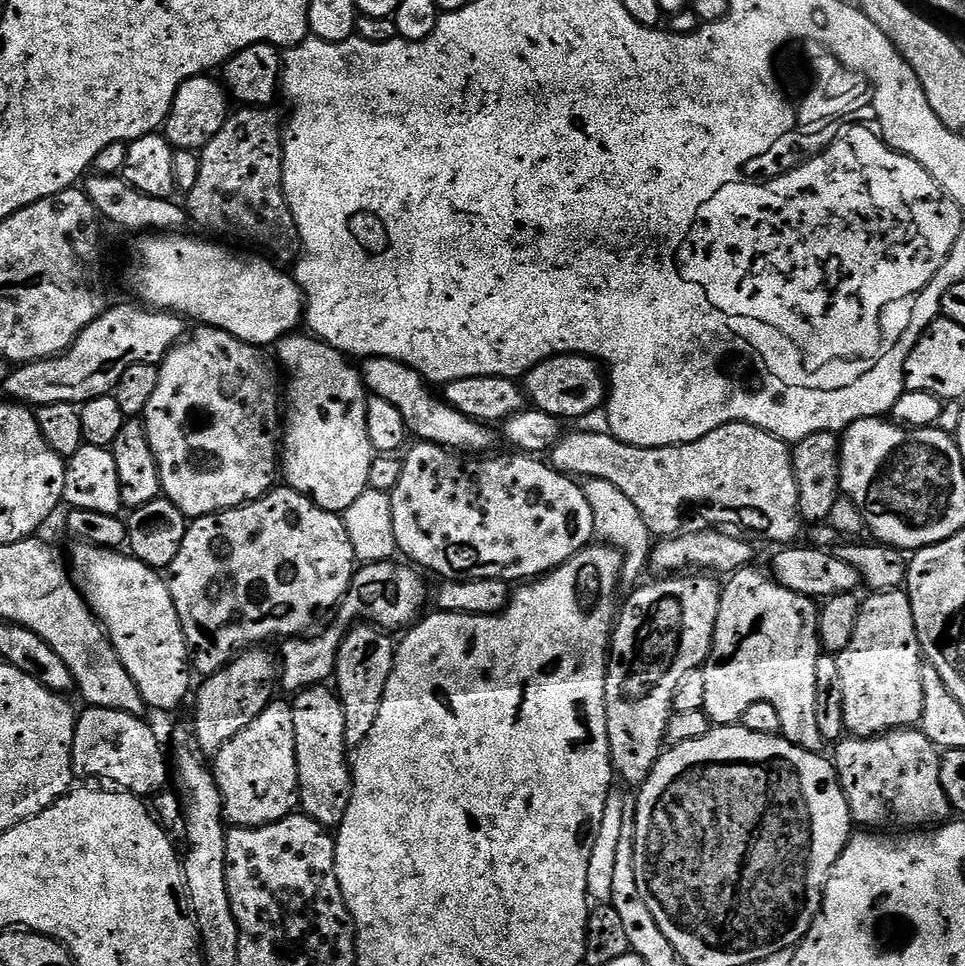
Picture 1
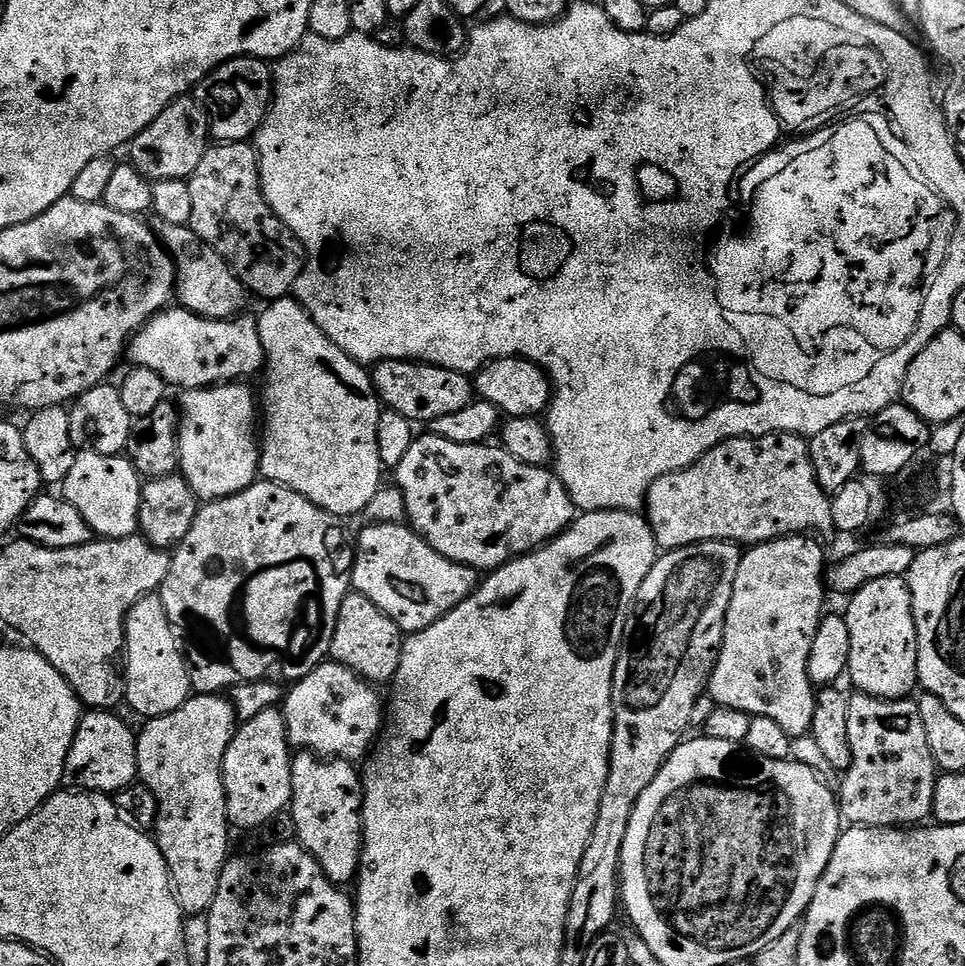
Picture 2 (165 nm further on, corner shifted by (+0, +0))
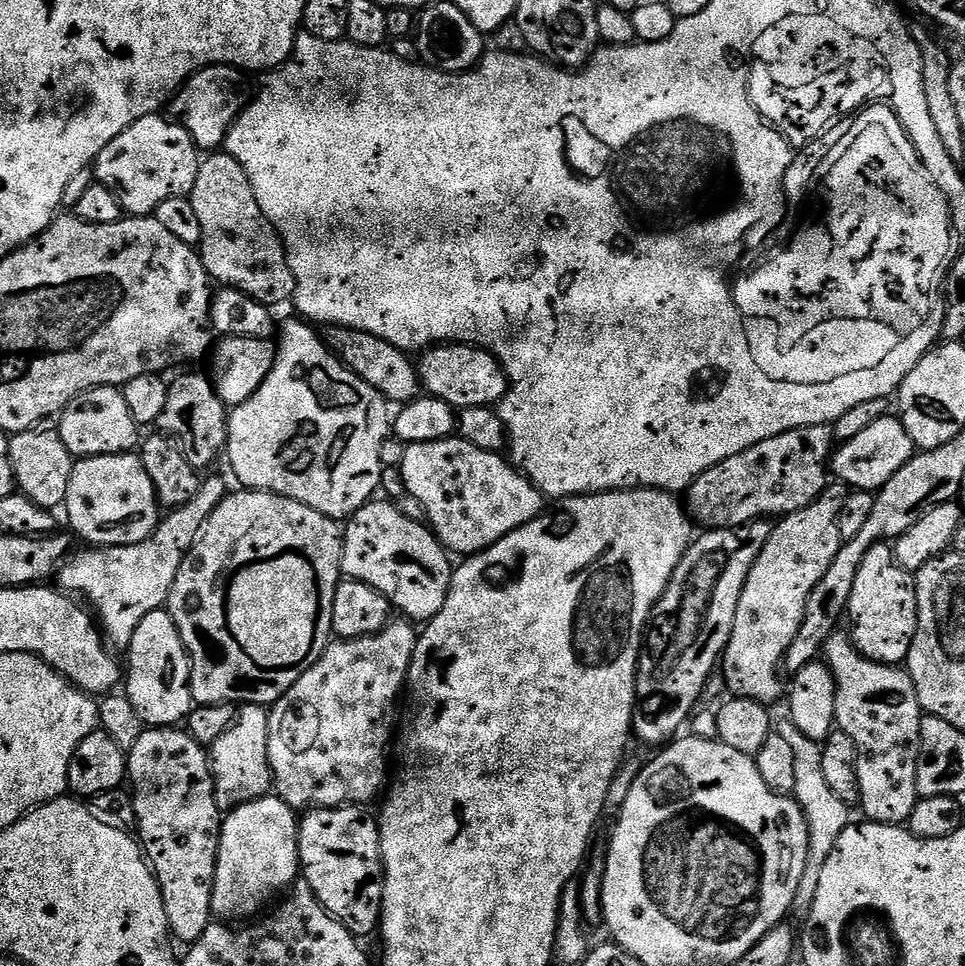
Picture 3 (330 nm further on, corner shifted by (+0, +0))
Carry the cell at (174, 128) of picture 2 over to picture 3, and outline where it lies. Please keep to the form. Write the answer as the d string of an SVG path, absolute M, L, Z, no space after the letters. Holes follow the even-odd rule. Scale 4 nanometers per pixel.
M153 114L134 122L102 154L94 165L94 176L118 198L129 217L150 216L162 202L175 196L187 197L198 178L201 153L192 135L175 119Z

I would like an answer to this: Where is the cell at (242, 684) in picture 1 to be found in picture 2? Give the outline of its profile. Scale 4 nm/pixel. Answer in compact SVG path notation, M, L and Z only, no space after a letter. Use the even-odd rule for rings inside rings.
M192 694L178 710L165 716L153 716L145 724L148 725L139 729L136 738L136 757L139 779L152 791L160 804L154 839L162 850L162 858L166 858L166 866L172 876L172 888L176 891L176 900L185 917L203 917L214 902L214 894L218 894L220 875L224 864L230 859L224 755L238 727L236 712L232 709L231 699L223 695Z

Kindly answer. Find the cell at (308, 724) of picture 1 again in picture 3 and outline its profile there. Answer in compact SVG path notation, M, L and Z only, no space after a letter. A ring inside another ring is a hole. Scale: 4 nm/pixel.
M344 804L341 808L313 808L303 813L302 819L299 821L300 829L300 867L302 869L302 880L310 886L310 890L314 890L314 894L318 898L318 902L322 902L322 906L337 920L341 920L346 926L346 930L350 930L352 935L357 938L365 938L372 931L379 929L382 924L382 913L384 911L384 859L382 858L382 842L380 841L380 825L377 817L368 813L367 807L358 804Z

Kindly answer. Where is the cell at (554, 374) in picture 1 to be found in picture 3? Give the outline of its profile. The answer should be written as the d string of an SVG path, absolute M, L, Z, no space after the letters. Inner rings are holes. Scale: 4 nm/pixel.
M453 342L432 346L418 360L418 375L422 388L429 396L439 396L451 408L486 408L501 403L500 399L510 392L508 374L498 357L487 352L485 348L477 348L463 342Z

